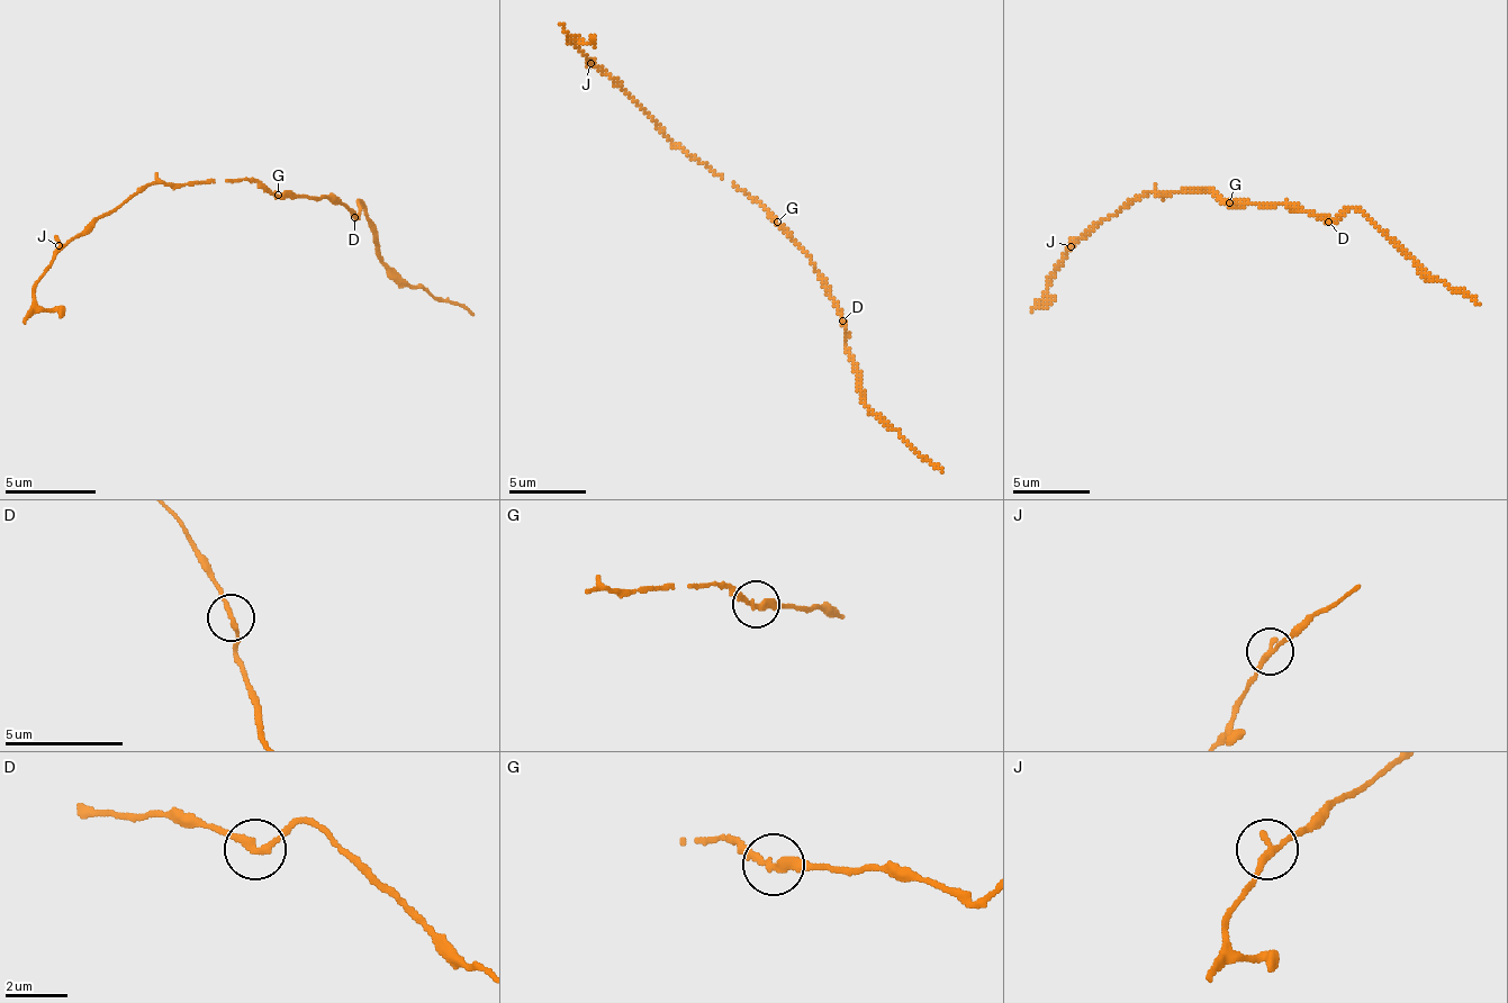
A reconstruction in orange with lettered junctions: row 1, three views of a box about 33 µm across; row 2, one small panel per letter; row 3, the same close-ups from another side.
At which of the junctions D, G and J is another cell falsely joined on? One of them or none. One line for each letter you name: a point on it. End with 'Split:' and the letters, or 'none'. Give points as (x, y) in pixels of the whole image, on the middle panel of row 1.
Split: none

